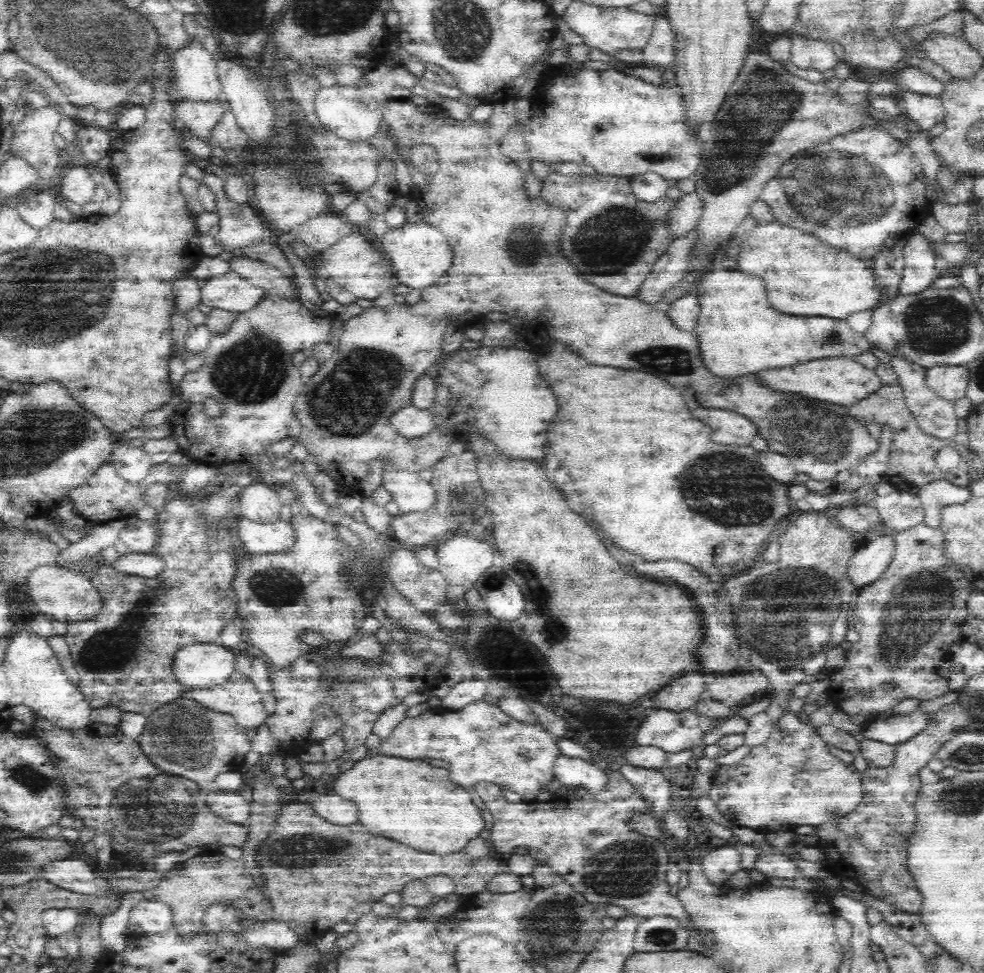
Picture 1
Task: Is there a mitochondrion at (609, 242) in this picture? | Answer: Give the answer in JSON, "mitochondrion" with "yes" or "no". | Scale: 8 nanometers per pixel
{"mitochondrion":"yes"}

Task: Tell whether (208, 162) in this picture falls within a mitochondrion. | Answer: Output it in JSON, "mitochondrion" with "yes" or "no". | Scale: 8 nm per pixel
{"mitochondrion":"no"}

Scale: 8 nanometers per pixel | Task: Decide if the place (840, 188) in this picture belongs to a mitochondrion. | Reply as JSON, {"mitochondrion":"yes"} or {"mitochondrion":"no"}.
{"mitochondrion":"yes"}

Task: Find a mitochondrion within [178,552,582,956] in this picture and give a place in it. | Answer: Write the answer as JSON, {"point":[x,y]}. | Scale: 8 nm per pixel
{"point":[306,850]}

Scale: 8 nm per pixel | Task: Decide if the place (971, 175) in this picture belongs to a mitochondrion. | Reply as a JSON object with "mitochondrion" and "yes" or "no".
{"mitochondrion":"no"}

